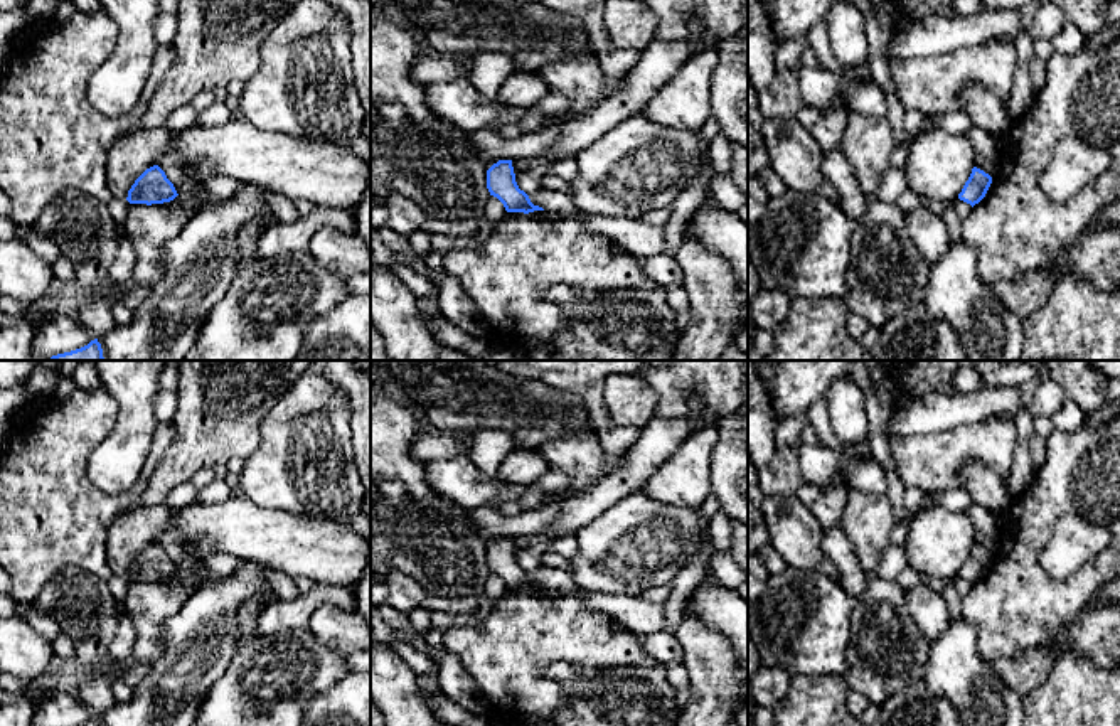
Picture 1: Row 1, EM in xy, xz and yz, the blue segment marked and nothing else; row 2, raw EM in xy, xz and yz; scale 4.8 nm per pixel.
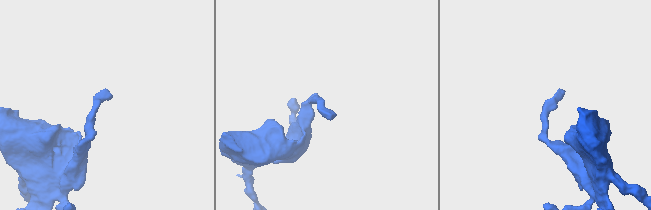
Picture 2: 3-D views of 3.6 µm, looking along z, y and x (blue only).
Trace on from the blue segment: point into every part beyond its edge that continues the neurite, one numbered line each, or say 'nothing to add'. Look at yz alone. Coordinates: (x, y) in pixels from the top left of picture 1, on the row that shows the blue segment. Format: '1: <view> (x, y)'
nothing to add

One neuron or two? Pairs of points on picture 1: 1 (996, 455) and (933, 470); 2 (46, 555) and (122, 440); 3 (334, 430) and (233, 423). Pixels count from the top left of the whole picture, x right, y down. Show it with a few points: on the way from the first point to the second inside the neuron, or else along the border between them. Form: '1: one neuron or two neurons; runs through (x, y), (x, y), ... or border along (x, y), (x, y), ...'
1: one neuron; runs through (981, 450), (954, 450), (949, 455)
2: two neurons; border along (88, 455), (86, 477), (101, 491), (133, 484)
3: two neurons; border along (283, 393), (261, 425), (258, 447), (245, 460)

